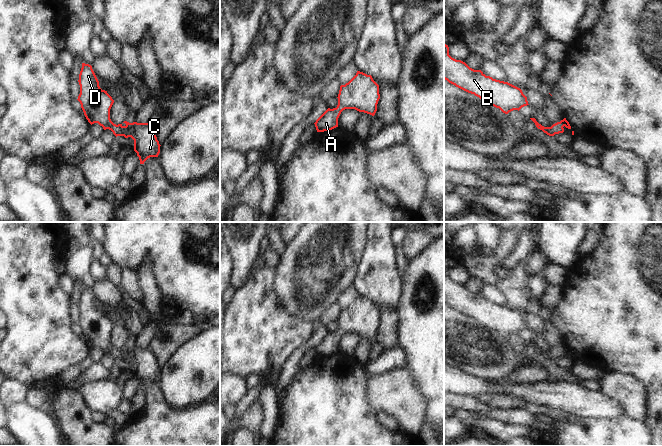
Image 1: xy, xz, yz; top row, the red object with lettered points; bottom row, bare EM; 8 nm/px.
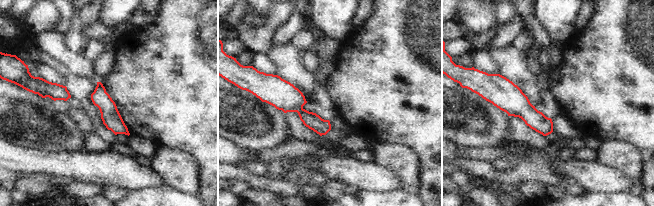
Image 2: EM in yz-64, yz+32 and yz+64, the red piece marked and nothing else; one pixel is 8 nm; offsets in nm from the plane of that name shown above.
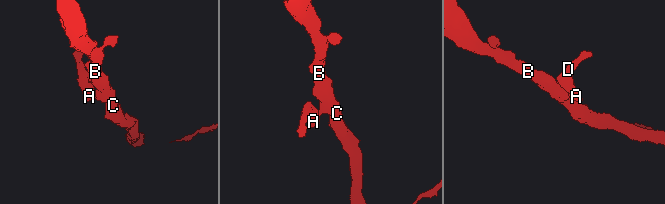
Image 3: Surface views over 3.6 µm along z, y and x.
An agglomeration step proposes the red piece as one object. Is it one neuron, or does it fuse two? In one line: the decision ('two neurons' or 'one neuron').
one neuron

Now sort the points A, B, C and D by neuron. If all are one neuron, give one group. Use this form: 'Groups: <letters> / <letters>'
Groups: A B C D.

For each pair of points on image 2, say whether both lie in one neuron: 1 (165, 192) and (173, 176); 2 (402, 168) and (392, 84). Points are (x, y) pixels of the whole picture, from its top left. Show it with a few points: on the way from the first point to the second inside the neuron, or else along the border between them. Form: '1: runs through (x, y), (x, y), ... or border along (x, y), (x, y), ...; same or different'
1: border along (165, 185), (190, 194); different
2: border along (376, 143), (395, 142), (406, 144), (418, 158); different

